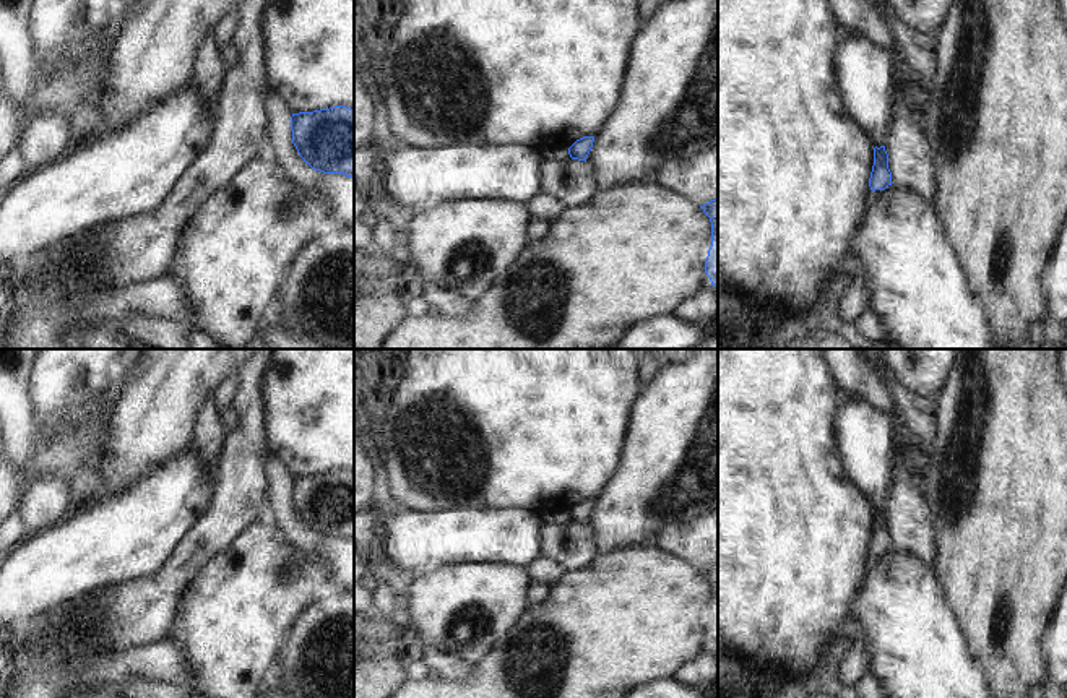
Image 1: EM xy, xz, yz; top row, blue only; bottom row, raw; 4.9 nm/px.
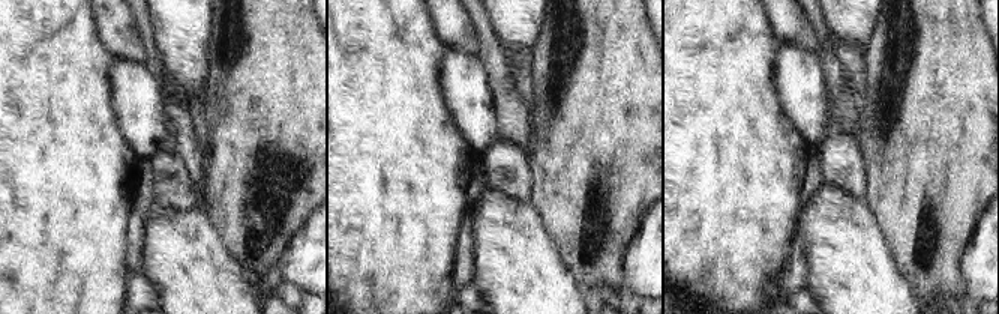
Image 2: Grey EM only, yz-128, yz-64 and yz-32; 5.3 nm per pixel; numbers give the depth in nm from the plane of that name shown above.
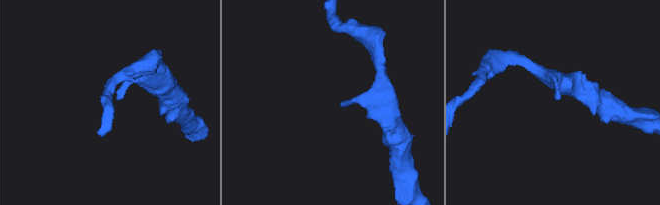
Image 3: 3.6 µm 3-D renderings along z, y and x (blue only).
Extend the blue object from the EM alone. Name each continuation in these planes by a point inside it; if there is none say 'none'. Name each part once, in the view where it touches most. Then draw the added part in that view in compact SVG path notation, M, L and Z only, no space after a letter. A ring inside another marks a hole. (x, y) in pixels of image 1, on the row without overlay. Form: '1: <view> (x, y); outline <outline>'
none

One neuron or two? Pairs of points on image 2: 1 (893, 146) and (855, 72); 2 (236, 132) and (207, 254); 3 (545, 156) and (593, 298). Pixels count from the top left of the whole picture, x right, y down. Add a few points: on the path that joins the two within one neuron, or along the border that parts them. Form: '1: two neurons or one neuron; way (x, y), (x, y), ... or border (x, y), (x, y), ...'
1: two neurons; border (864, 56), (866, 93), (860, 99)
2: two neurons; border (203, 209), (233, 259)
3: two neurons; border (617, 292), (609, 287), (596, 287), (587, 293)

